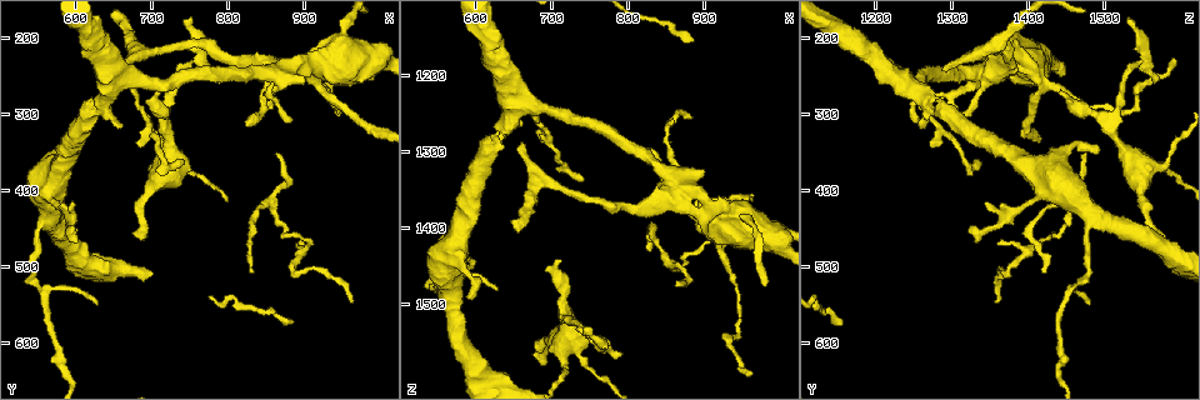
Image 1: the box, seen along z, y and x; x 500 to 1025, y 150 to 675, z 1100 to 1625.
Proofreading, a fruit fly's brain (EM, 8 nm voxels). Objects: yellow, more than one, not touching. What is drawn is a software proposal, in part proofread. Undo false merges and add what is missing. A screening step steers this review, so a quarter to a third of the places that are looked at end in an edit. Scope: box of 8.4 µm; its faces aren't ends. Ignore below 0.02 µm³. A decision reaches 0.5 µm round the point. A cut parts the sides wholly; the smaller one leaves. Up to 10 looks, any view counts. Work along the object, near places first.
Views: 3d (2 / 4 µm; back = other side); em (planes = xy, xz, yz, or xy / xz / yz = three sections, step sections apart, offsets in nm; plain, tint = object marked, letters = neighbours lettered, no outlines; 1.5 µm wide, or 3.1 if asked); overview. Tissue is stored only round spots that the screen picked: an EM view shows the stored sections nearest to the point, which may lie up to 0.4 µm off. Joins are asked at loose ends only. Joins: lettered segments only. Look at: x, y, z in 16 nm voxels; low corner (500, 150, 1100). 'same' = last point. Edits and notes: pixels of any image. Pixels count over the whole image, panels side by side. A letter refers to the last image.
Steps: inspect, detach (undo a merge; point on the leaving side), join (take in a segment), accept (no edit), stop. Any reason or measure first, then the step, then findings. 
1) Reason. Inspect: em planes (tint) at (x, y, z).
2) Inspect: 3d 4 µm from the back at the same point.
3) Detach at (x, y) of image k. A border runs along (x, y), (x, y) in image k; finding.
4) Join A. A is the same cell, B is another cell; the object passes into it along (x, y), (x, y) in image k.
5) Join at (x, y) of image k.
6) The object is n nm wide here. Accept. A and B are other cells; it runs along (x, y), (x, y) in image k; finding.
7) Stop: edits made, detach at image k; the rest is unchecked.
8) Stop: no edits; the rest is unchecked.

Thin end. Inspect: em xy step 8 (tint) at (835, 505, 1415).

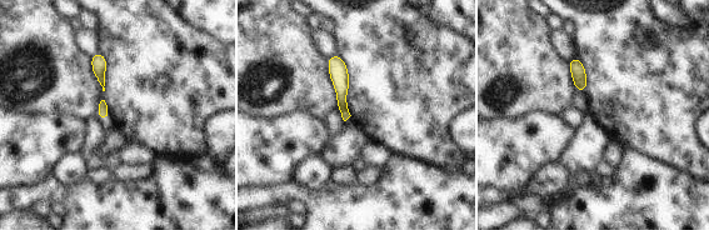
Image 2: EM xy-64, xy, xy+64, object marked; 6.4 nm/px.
Inspect: em planes (letters) at the same point.

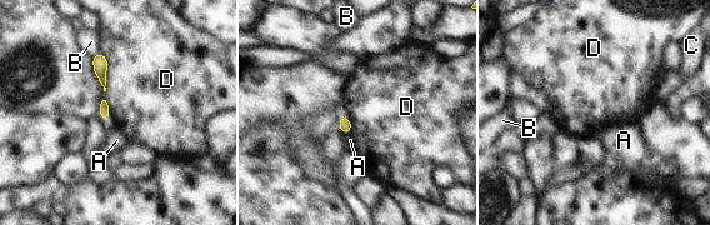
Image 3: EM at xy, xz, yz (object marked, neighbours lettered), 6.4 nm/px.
The object is 80 nm wide here. Accept. A, B, C and D are other cells; a border runs along (101, 53), (108, 64), (106, 90) in image 3; none of them fits.

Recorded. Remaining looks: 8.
An open end. Inspect: em planes (letters) at (865, 350, 1470).

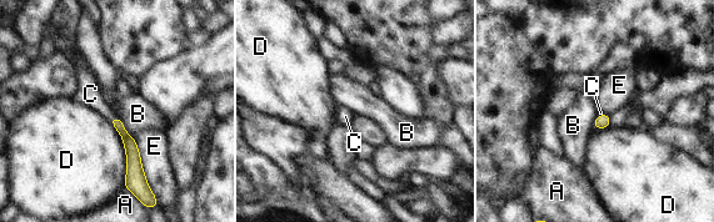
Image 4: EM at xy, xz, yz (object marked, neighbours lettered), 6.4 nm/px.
The object is 70 nm wide here. Join C. C is the same cell, A, B, D and E are other cells; the object passes into it along (131, 150), (114, 116), (90, 94) in image 4; the neuron continues.

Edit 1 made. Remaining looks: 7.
See it whole again. Inspect: overview.

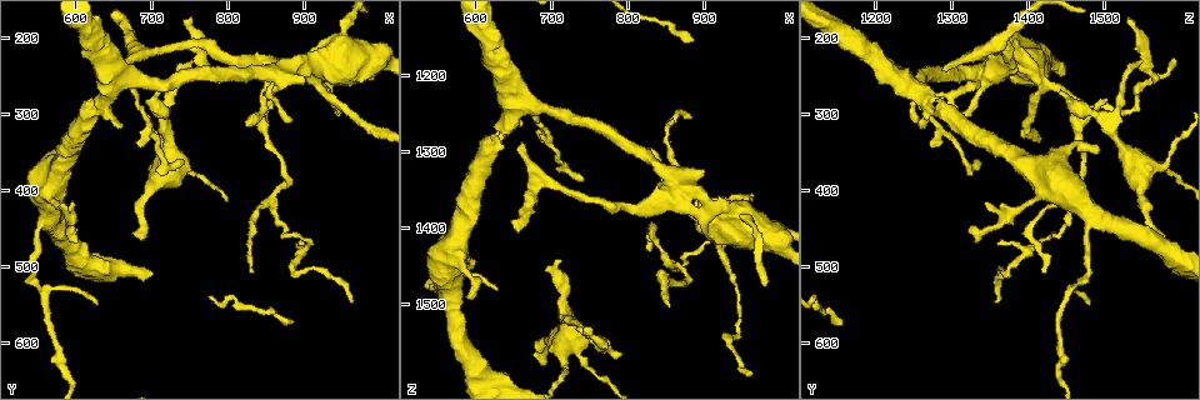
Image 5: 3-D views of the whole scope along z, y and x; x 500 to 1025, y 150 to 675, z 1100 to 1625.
Branch stops here. Inspect: em planes (plain) at (705, 270, 1440).

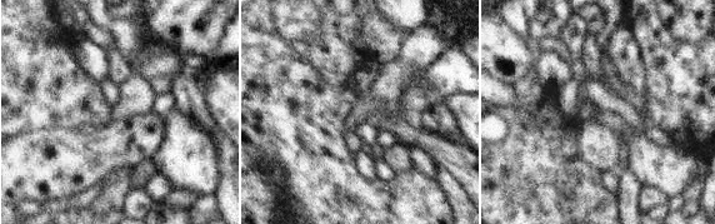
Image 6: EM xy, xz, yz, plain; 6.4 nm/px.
Inspect: em planes (letters) at the same point.

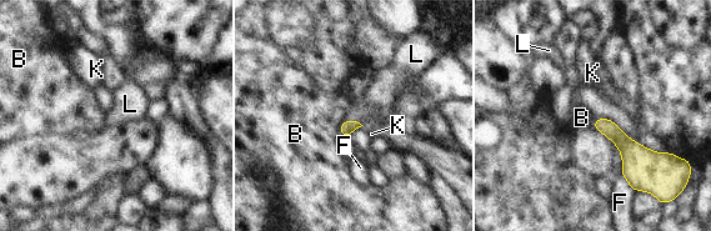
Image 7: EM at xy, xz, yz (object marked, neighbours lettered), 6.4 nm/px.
Join L. L is the same cell, B, F and K are other cells; it goes on there.

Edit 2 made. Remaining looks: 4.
See it whole again. Inspect: overview.

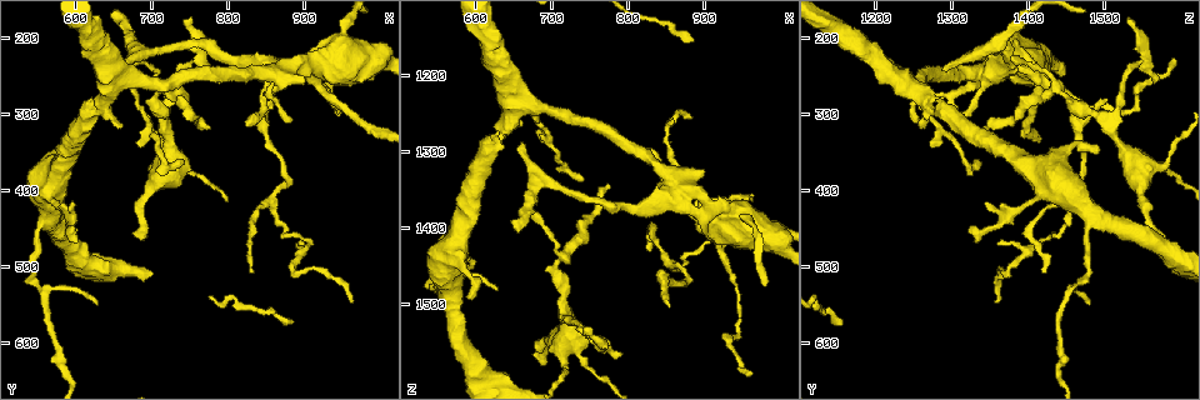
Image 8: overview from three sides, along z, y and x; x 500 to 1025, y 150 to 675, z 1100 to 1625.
Branch stops here. Inspect: 3d 2 µm at (690, 465, 1575).

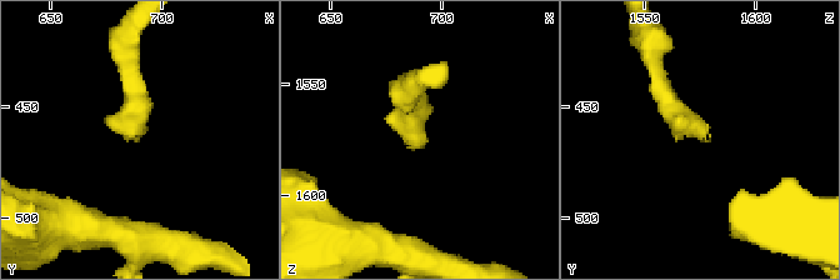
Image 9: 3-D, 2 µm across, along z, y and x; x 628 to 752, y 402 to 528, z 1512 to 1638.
Inspect: em xy step 8 (tint) at (691, 463, 1578).

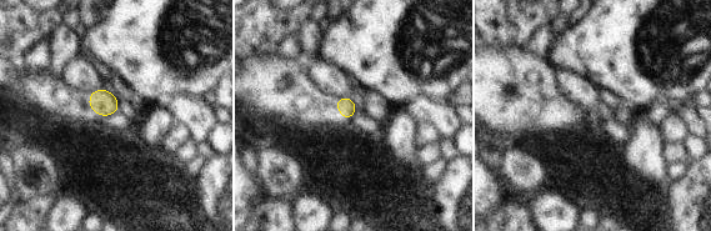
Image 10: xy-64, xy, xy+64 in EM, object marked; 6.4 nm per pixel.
Another direction. Inspect: em yz step 8 (letters) at the same point.

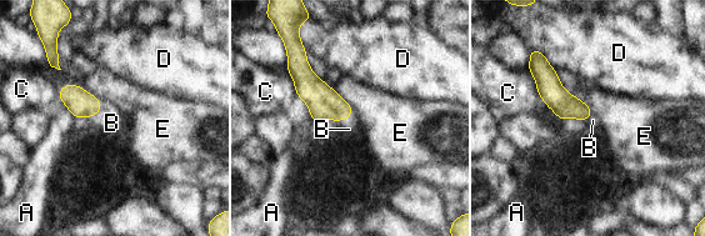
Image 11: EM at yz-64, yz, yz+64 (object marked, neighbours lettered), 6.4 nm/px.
Join B. B is the same cell, A, C, D and E are other cells; the neuron continues.

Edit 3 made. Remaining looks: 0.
Stop: edits made, join at image 4, join at image 7, join at image 11; the rest is unchecked.

